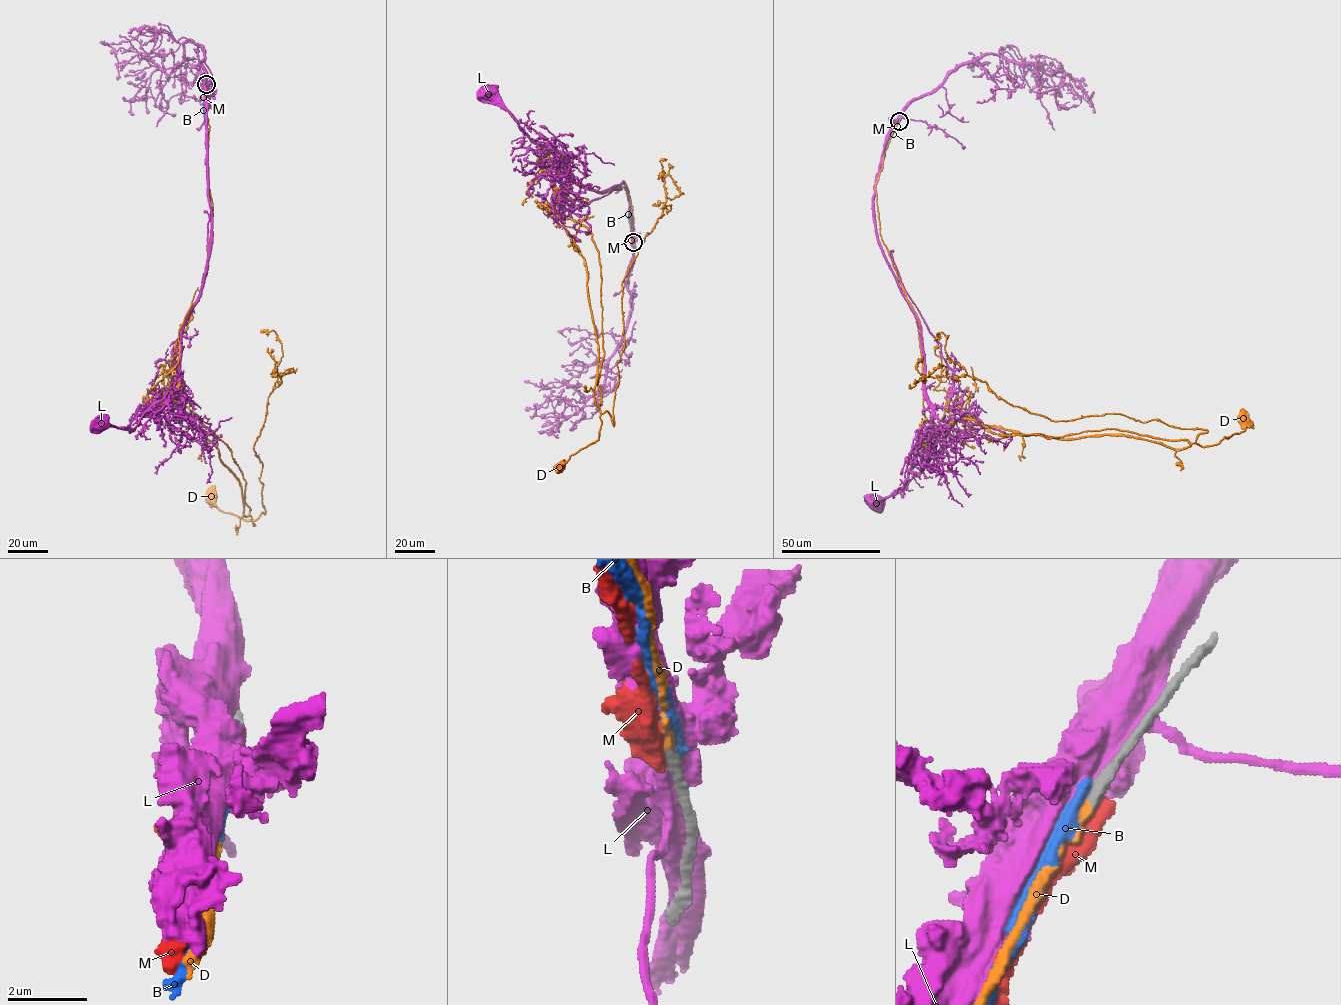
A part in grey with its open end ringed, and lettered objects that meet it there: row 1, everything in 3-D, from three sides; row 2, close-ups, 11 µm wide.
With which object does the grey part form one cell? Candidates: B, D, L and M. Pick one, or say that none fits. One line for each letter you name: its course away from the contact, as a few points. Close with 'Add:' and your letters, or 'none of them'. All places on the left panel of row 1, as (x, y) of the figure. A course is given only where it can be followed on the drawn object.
D: via (206, 84), (208, 267), (179, 331), (178, 362), (155, 394), (173, 389), (238, 480), (255, 525), (213, 498)
Add: D

